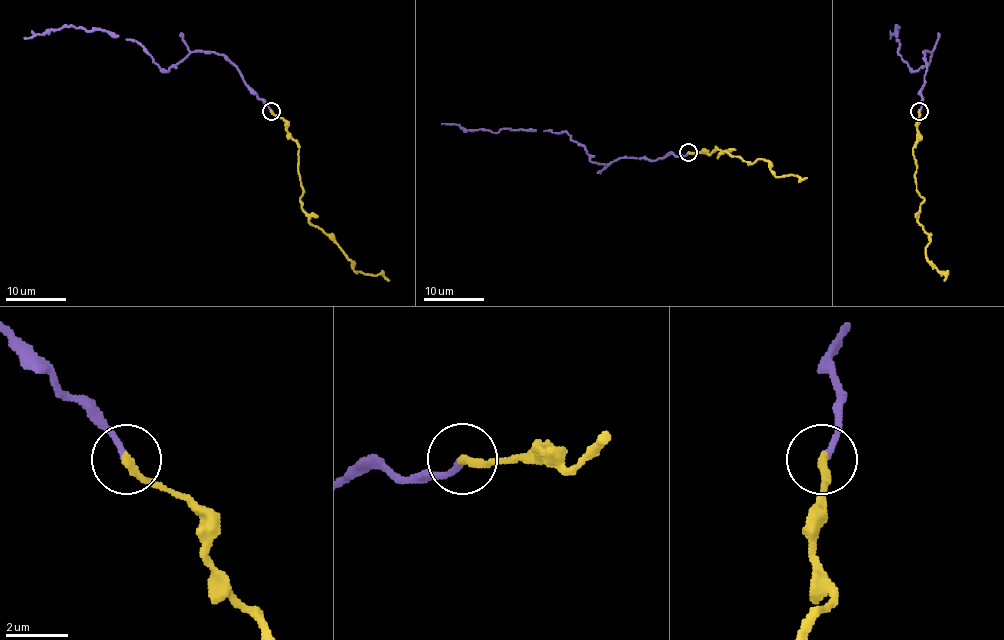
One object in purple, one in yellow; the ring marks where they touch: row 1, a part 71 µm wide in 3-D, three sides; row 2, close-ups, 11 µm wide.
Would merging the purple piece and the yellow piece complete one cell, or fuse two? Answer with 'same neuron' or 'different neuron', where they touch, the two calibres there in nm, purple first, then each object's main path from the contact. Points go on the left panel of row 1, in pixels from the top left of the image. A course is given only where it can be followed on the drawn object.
same neuron; at (271, 111); 180 nm thick on the purple side, 280 nm on the other; purple runs (269, 111), (241, 72), (213, 52), (194, 50), (162, 70), (136, 41), (106, 31), (65, 26), (24, 37); yellow runs (271, 111), (285, 122), (298, 149), (300, 201), (309, 220), (332, 239), (354, 271), (389, 280)

